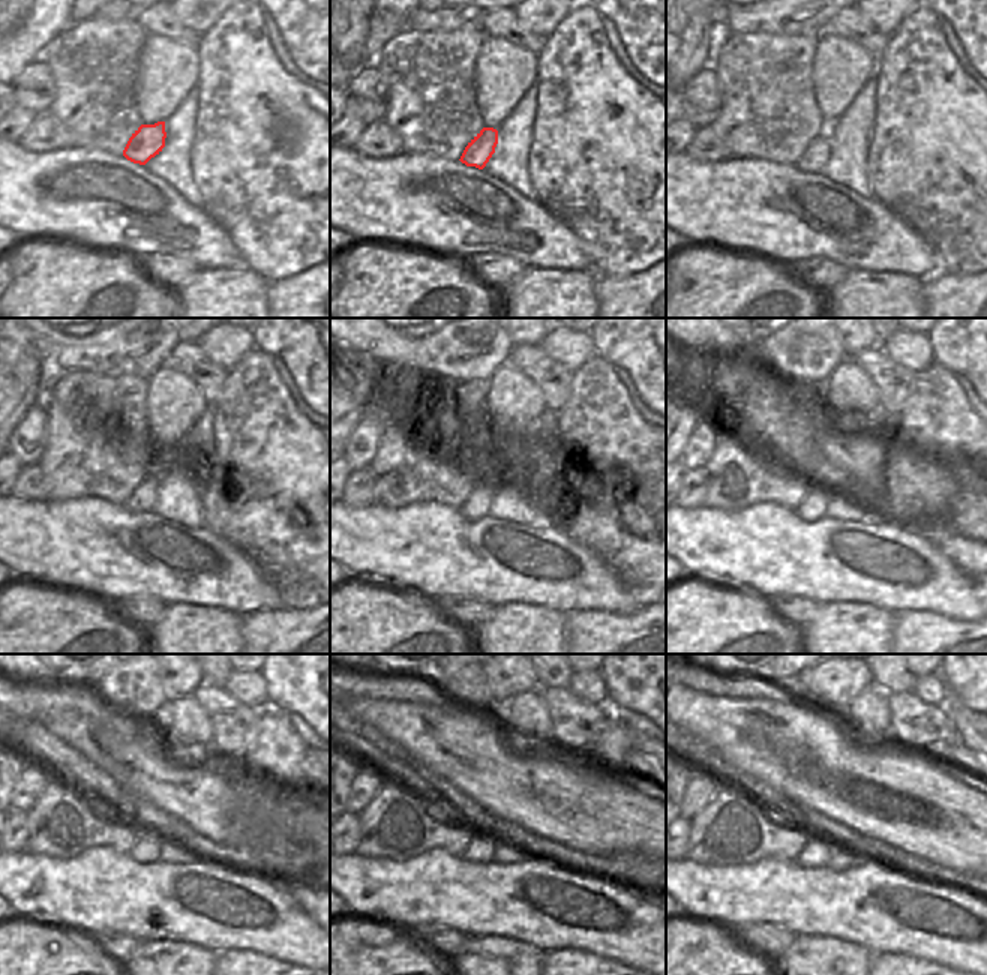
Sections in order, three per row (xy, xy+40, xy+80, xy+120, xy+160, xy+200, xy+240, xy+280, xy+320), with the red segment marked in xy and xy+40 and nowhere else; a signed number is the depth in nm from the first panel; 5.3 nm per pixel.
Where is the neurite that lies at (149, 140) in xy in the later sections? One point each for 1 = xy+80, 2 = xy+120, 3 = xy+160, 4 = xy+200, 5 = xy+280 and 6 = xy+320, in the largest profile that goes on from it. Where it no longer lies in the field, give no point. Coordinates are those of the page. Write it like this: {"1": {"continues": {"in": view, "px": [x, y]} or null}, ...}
{"1": {"continues": {"in": "xy+80", "px": [813, 159]}}, "2": {"continues": {"in": "xy+120", "px": [143, 498]}}, "3": {"continues": {"in": "xy+160", "px": [476, 506]}}, "4": {"continues": {"in": "xy+200", "px": [813, 506]}}, "5": {"continues": {"in": "xy+280", "px": [482, 848]}}, "6": {"continues": {"in": "xy+320", "px": [815, 854]}}}

